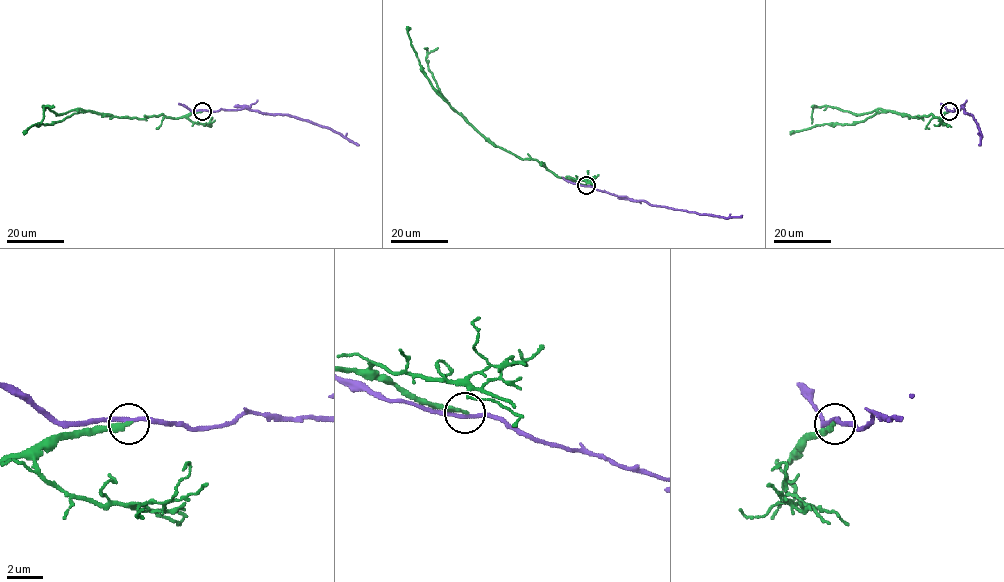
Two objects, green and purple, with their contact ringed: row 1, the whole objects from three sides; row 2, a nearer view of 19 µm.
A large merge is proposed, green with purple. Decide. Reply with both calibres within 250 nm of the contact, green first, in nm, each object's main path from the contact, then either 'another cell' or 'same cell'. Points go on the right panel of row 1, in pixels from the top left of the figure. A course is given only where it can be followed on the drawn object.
calibres 240 and 220 nm; course green (949, 110), (941, 118), (931, 114), (922, 118), (891, 111), (876, 113), (862, 121), (823, 123), (790, 133); course purple (949, 110), (963, 108), (973, 117), (981, 133), (978, 144); another cell

